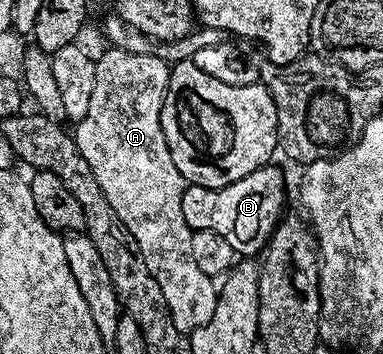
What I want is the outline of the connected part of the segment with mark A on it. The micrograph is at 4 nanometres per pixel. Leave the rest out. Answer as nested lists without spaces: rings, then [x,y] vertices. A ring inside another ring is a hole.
[[[123,54],[120,57],[119,72],[104,71],[93,86],[89,114],[78,120],[73,128],[75,145],[77,150],[81,150],[85,162],[89,162],[89,170],[93,170],[93,178],[97,178],[109,206],[113,206],[117,218],[137,242],[139,253],[145,258],[145,266],[149,266],[149,274],[157,278],[157,286],[161,286],[161,294],[165,294],[173,326],[190,334],[213,318],[219,294],[214,288],[212,277],[197,270],[191,241],[193,229],[185,222],[185,214],[181,214],[185,181],[177,166],[173,166],[173,154],[169,154],[169,146],[161,130],[161,110],[171,70],[168,61],[161,59],[158,54]]]

